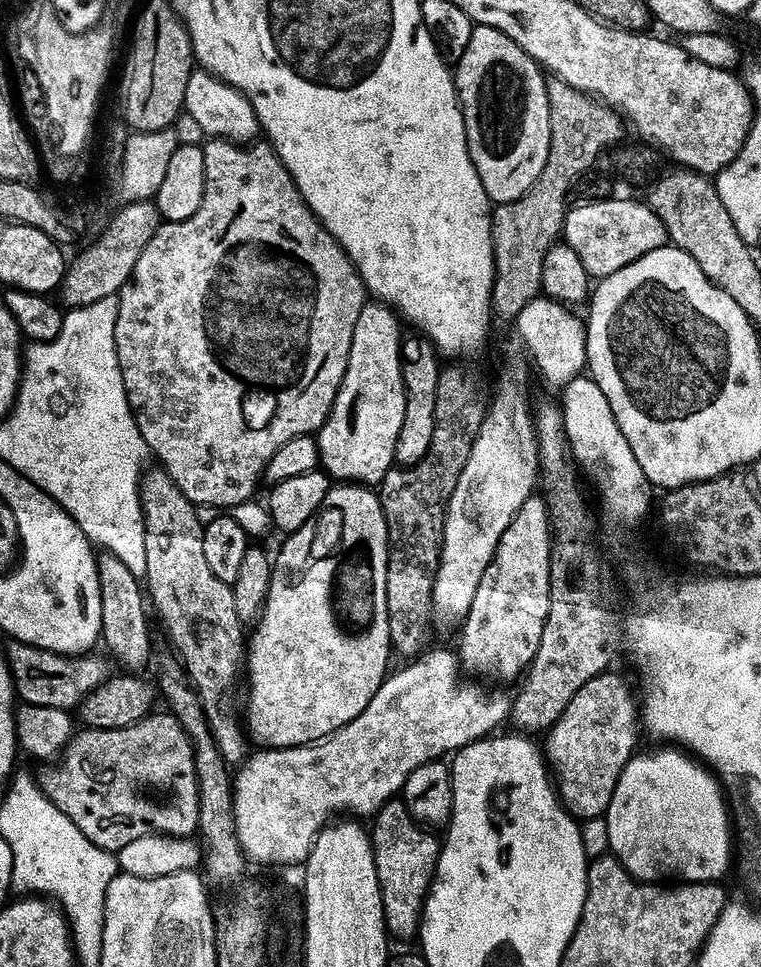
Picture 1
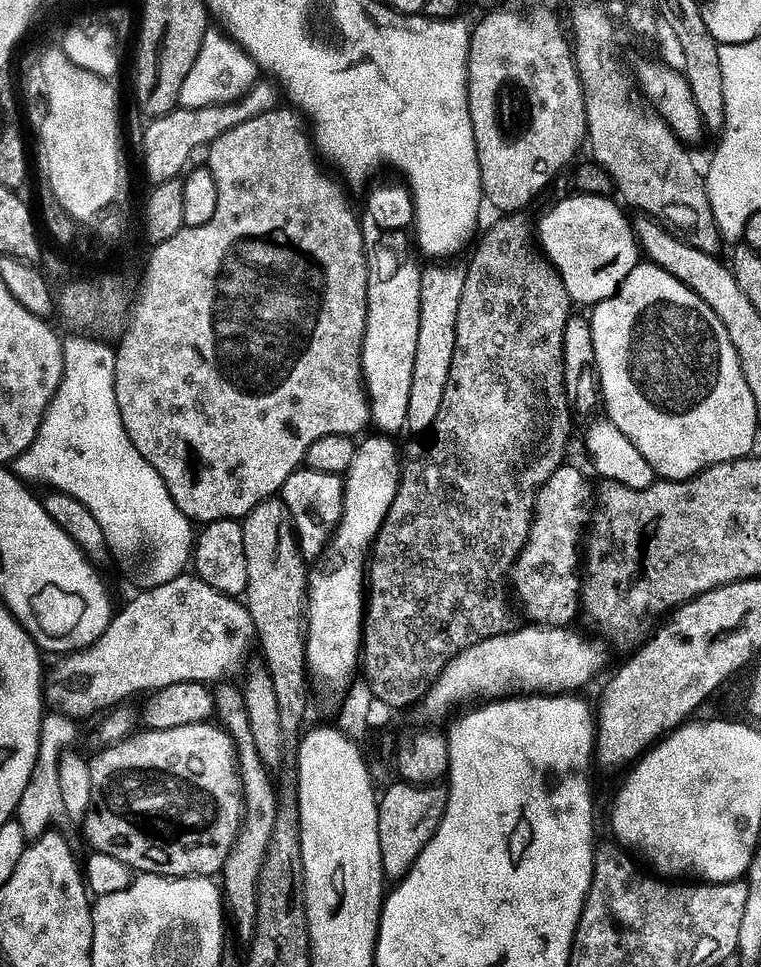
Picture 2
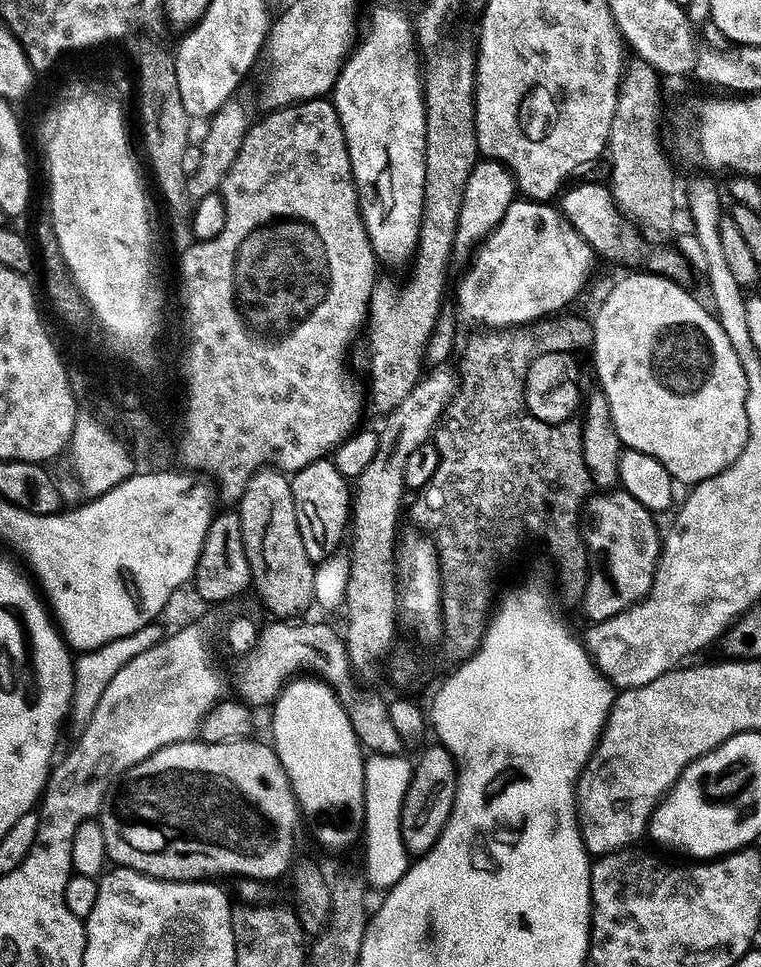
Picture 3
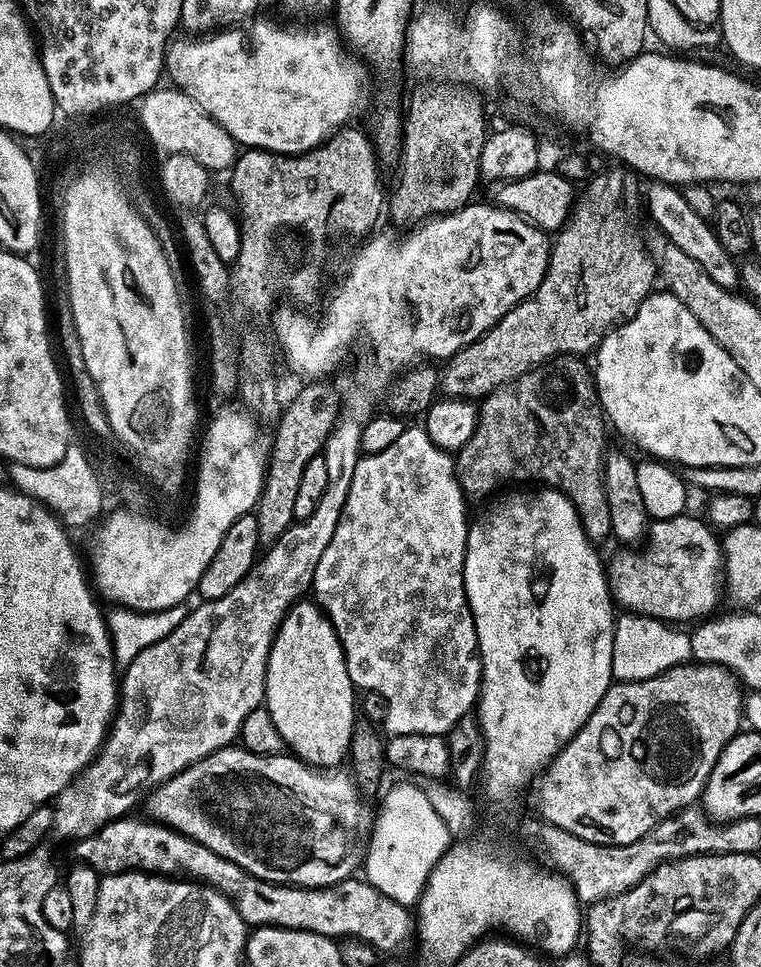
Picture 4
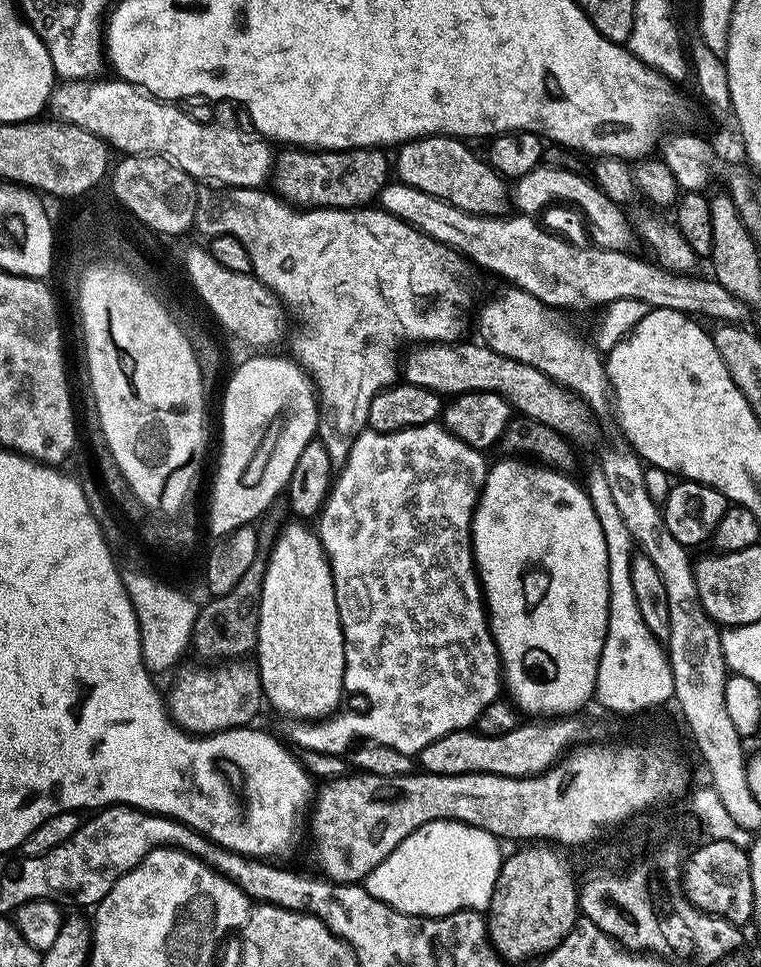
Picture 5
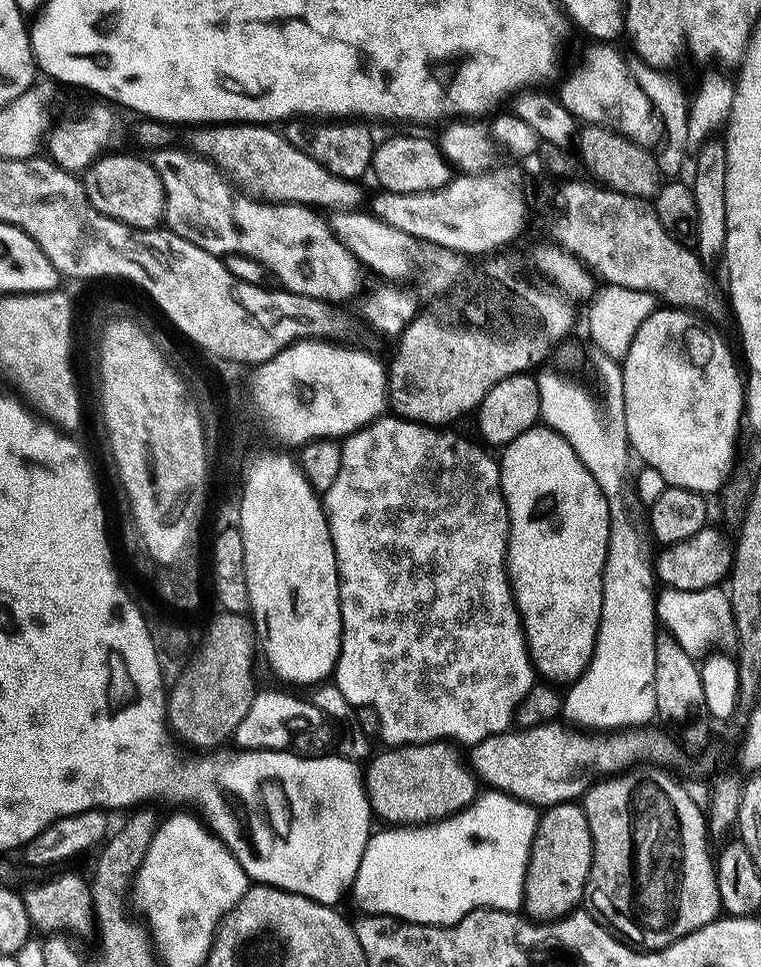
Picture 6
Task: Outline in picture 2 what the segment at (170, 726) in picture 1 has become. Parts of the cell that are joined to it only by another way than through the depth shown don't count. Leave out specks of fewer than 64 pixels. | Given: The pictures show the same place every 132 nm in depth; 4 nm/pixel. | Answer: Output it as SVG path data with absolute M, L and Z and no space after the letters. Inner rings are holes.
M207 722L196 725L178 726L170 730L140 730L121 740L118 744L105 747L104 752L91 761L92 766L92 810L82 825L82 831L88 835L92 852L110 854L110 858L118 858L118 862L131 868L133 873L150 876L207 876L216 878L221 875L244 829L244 783L240 780L240 761L236 759L236 743L223 727Z

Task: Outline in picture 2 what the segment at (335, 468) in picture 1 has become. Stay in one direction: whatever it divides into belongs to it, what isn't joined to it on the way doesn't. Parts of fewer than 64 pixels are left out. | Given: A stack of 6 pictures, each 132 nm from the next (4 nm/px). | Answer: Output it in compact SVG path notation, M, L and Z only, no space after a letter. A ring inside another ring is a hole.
M403 191L370 193L360 216L368 266L366 338L363 339L362 352L364 385L368 391L373 427L387 436L396 436L407 429L420 331L423 269L417 265L411 235L382 226L382 223L396 221L400 210L413 209L411 193Z

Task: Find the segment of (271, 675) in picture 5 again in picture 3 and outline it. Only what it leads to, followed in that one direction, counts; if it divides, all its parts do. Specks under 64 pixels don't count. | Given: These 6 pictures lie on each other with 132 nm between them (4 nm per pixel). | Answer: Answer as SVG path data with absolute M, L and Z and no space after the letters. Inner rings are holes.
M297 678L285 688L274 705L276 713L272 716L271 743L276 749L280 765L292 783L292 789L299 801L303 815L313 816L320 823L320 844L332 852L344 852L361 835L364 825L364 785L365 753L352 720L344 703L336 695L331 684L320 678Z

